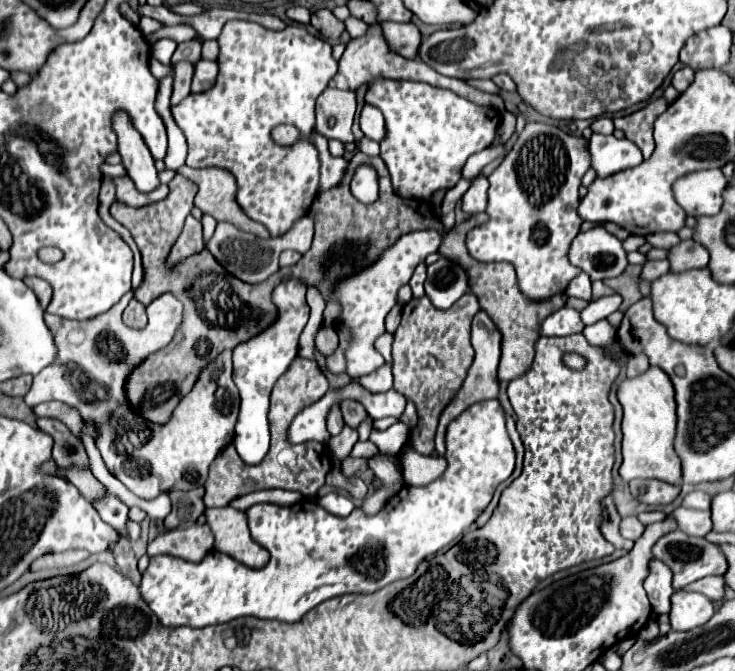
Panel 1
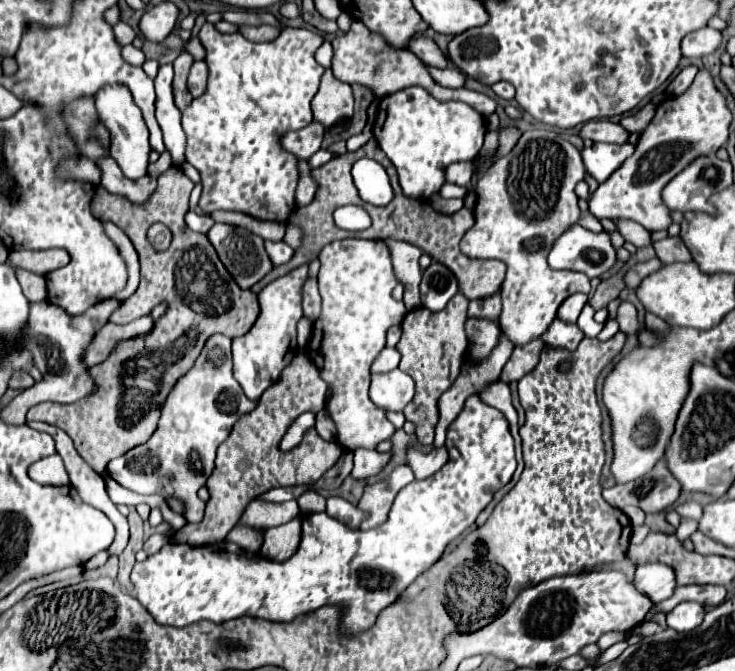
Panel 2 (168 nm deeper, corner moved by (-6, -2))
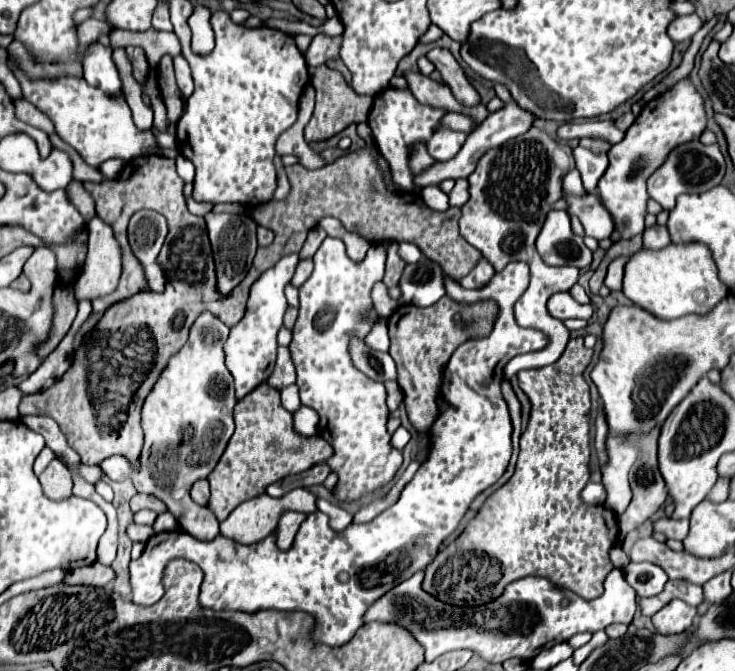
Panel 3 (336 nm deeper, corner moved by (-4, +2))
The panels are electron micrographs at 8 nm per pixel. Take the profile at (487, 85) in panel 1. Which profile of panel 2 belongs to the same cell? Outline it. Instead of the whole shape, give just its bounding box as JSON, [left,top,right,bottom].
[430,67,468,89]

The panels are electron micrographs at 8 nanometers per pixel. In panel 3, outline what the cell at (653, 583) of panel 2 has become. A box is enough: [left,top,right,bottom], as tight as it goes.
[624,563,668,597]

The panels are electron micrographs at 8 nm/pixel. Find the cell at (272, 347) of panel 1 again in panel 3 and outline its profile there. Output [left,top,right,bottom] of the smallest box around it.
[224,253,300,399]

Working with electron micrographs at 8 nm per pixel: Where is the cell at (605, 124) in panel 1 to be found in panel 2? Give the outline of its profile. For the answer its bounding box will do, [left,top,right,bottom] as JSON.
[580,119,630,143]

